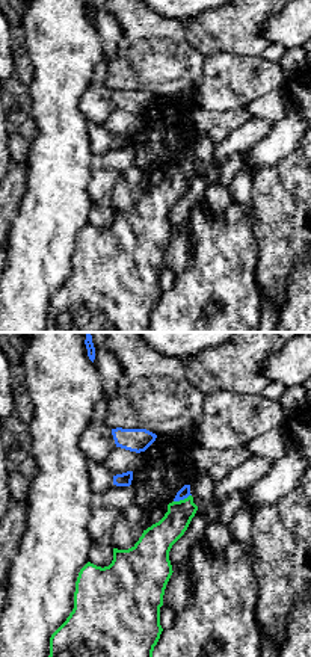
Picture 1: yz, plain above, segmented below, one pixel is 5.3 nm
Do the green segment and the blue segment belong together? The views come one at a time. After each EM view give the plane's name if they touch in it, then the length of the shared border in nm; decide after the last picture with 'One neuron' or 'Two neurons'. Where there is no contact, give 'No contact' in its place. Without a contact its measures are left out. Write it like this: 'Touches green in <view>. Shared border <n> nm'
Touches green in yz. Shared border 100 nm

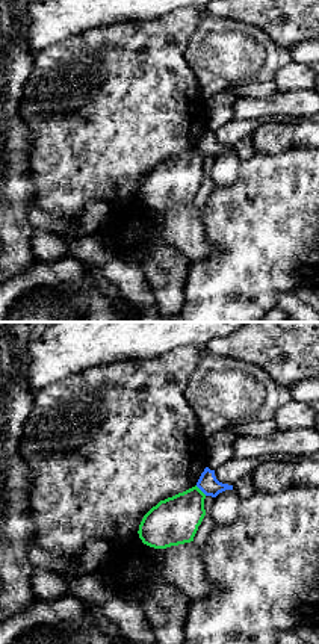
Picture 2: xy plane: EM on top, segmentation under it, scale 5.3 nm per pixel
Touches green in xy. Shared border 80 nm

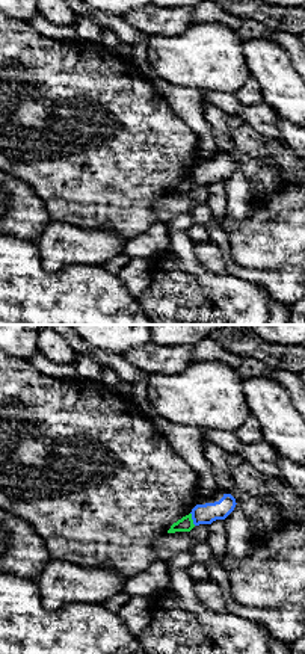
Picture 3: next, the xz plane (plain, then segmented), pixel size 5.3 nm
Touches green in xz. Shared border 80 nm

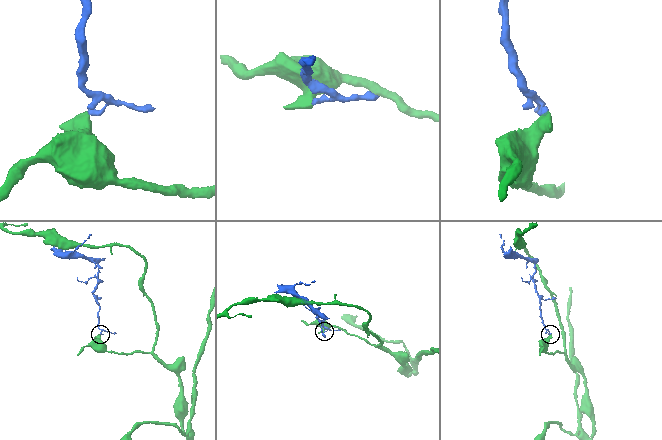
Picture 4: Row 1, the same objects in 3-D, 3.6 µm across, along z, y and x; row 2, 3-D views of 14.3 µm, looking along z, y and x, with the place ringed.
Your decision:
Two neurons

